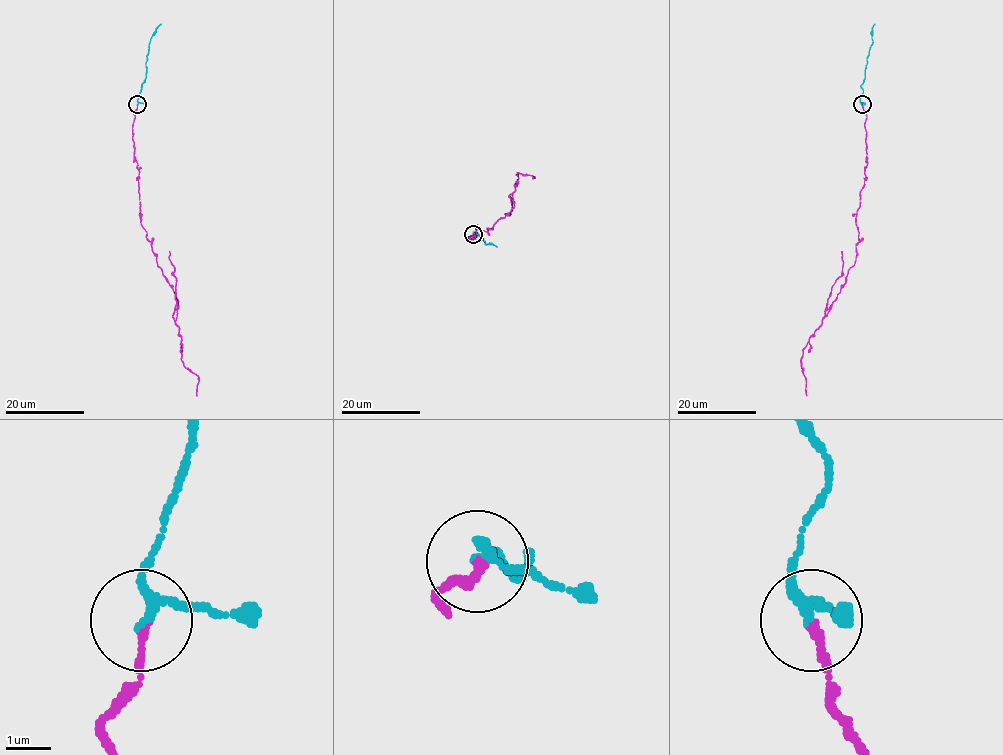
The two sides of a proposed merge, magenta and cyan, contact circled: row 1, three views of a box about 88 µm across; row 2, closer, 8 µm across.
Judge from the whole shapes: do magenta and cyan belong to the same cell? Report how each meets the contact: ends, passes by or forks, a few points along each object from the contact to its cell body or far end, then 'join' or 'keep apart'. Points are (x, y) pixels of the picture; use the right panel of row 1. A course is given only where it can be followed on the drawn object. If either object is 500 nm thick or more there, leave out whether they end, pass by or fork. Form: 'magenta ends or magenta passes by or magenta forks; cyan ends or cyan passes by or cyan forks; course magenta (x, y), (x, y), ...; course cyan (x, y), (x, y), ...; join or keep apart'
magenta ends; cyan passes by; course magenta (861, 104), (866, 116), (867, 162), (856, 211), (855, 263), (801, 357), (806, 395); course cyan (861, 104), (863, 89), (860, 86), (875, 24); join

